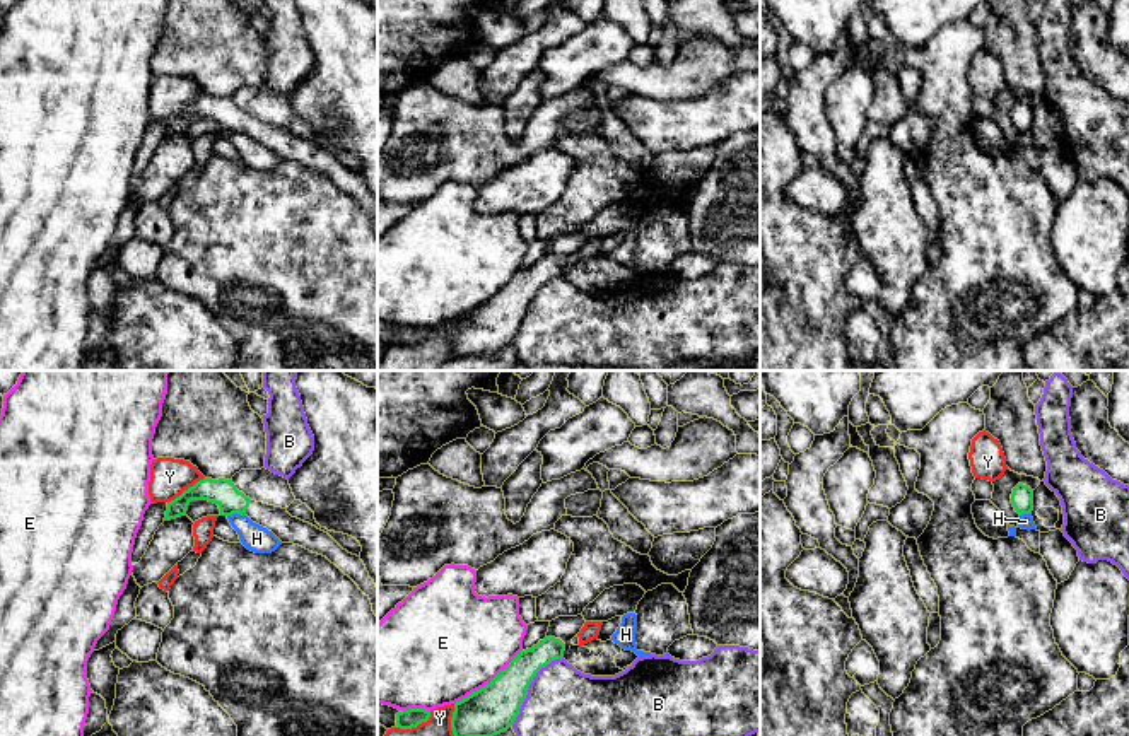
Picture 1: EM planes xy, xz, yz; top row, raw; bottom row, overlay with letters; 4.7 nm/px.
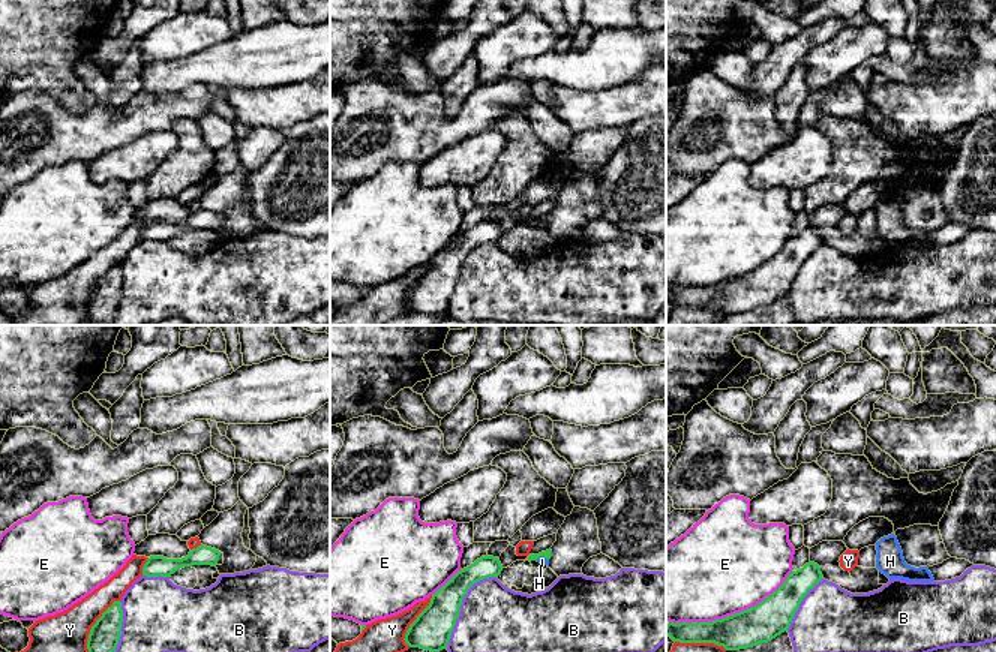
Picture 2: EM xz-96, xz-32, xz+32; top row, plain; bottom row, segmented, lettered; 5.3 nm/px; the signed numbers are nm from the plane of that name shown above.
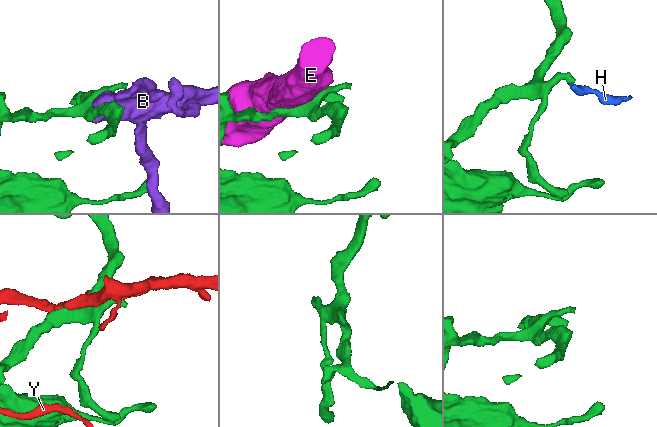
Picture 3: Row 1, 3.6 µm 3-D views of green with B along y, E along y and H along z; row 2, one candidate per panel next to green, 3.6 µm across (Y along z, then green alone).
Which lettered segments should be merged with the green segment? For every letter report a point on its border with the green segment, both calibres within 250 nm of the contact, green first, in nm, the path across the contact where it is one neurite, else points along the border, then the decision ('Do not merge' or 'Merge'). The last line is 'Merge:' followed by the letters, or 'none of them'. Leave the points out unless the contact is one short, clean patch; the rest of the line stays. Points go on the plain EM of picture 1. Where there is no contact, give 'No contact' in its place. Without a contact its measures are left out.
B: Touches green at xz (528, 303). Thickness 220 nm (green) against 360 nm. Do not merge
E: Touches green at xz (491, 299). Thickness 220 nm (green) against 500 nm. Do not merge
H: Touches green at xy (236, 130). Thickness 130 nm (green) against 130 nm. Boundary: xy (245, 132), (228, 134). Do not merge
Y: Touches green at xz (417, 342). Thickness 90 nm (green) against 220 nm. Do not merge
Merge: none of them

